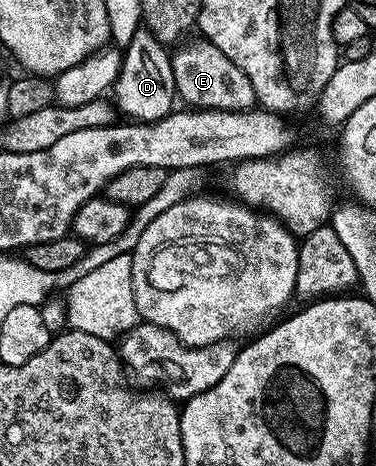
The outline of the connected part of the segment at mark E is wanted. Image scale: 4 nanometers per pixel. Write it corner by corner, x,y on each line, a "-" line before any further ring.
201,37
195,43
186,41
172,55
172,77
175,79
176,95
187,108
204,111
249,111
255,106
252,81
244,77
244,69
224,57
216,45

